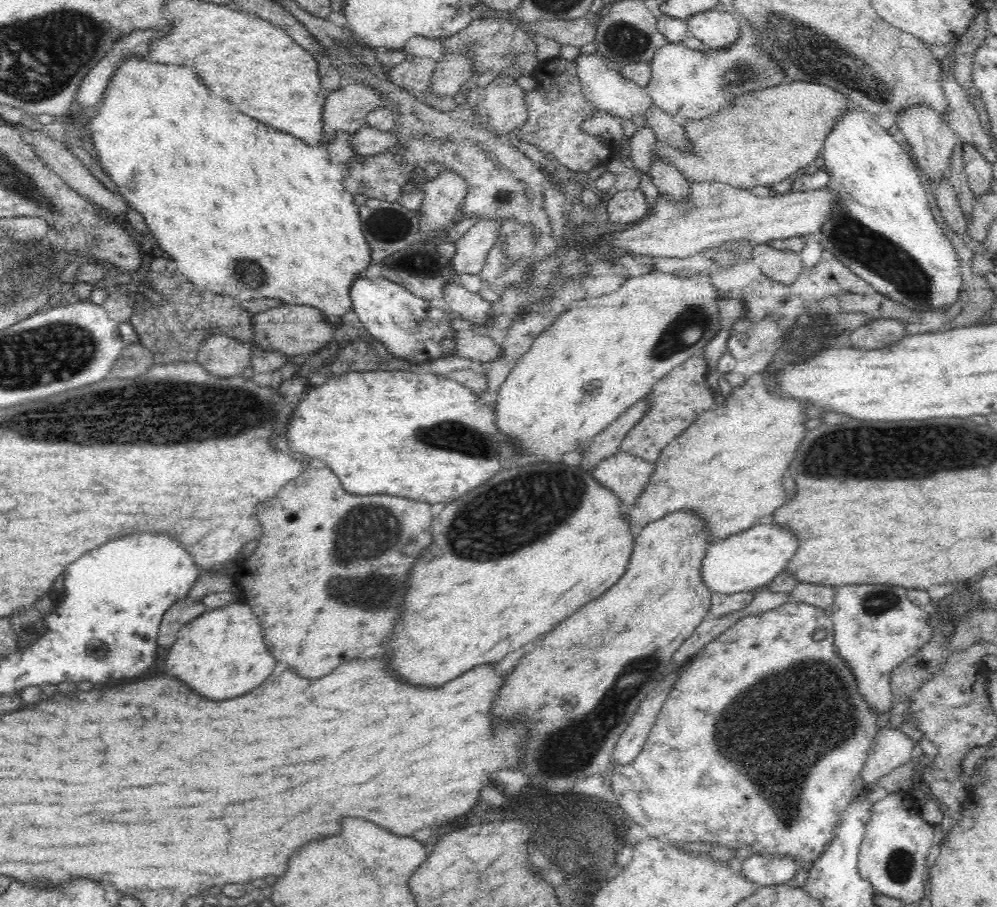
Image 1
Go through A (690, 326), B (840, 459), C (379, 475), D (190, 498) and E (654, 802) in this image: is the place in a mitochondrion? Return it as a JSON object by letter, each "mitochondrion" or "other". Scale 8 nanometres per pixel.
{"A":"mitochondrion","B":"mitochondrion","C":"other","D":"other","E":"other"}

